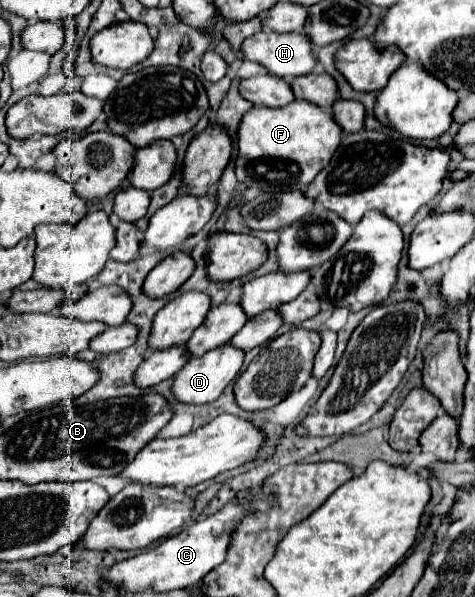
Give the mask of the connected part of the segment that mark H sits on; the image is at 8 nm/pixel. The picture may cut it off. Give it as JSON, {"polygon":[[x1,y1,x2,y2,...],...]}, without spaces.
{"polygon":[[263,29,251,37,247,37,241,45,241,59,255,61,267,69,267,73,279,75,283,79,293,79,311,73,317,59,311,51,311,43,303,33,275,33,269,29]]}

